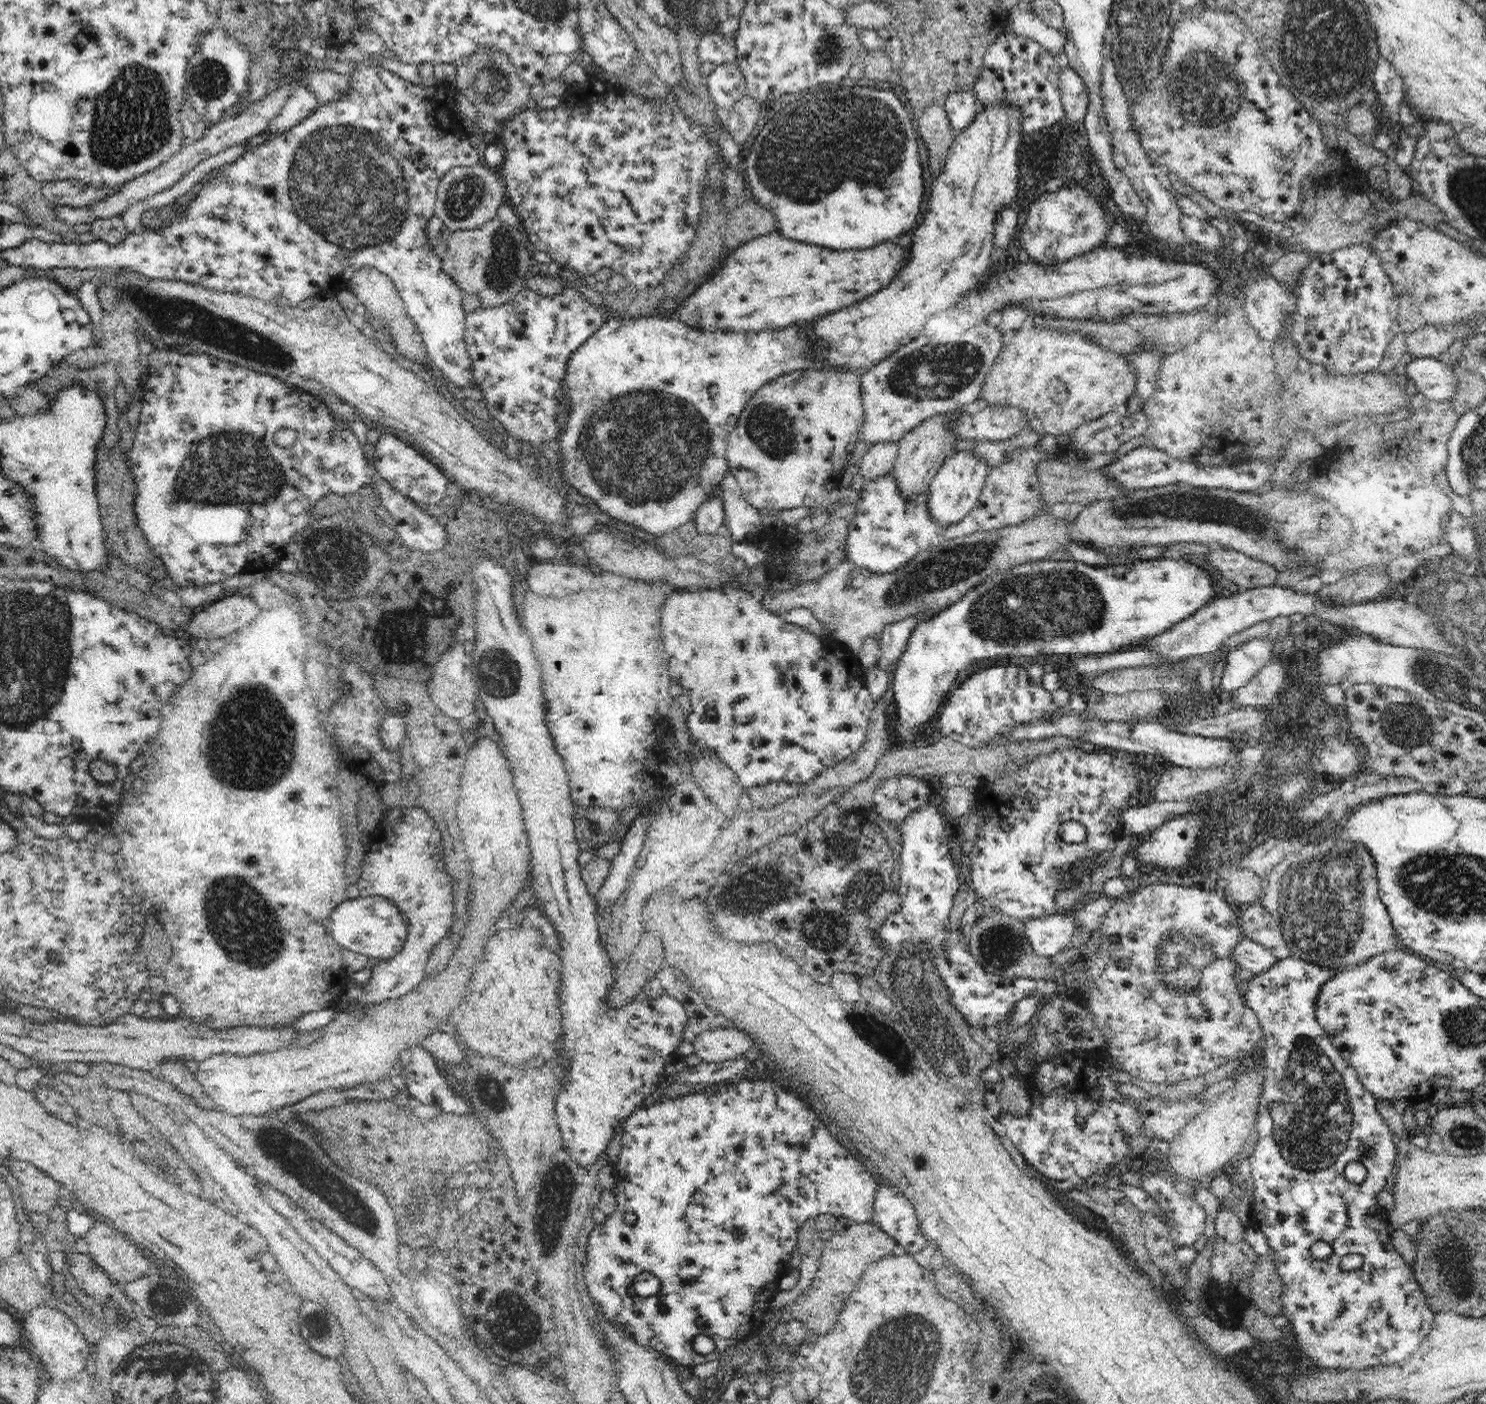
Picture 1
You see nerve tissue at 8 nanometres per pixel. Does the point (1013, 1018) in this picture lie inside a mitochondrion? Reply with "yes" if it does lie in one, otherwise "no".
no

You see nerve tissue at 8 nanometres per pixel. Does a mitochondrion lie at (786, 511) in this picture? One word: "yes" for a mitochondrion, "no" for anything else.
no

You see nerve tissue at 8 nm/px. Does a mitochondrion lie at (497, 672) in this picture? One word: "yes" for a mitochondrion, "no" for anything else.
yes

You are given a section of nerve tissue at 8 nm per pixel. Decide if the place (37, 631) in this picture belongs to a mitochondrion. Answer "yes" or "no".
yes

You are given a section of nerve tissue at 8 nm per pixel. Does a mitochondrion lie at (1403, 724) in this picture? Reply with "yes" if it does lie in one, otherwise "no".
yes

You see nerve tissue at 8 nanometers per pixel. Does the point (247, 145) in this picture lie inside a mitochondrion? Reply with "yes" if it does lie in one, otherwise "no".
no

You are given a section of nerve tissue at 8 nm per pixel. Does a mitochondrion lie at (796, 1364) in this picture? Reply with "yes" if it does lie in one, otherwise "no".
no

